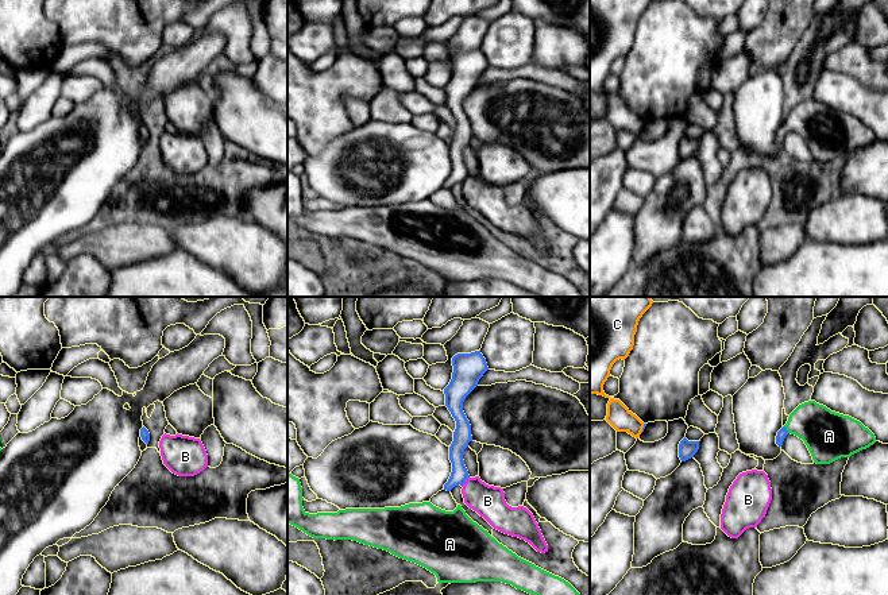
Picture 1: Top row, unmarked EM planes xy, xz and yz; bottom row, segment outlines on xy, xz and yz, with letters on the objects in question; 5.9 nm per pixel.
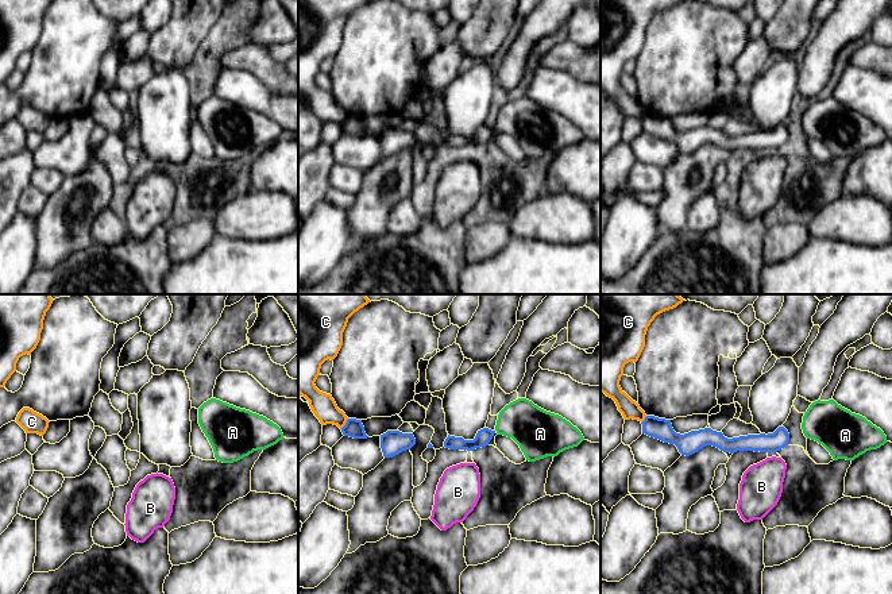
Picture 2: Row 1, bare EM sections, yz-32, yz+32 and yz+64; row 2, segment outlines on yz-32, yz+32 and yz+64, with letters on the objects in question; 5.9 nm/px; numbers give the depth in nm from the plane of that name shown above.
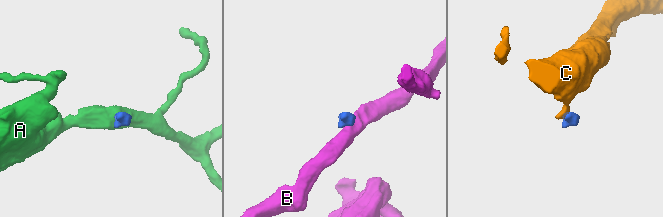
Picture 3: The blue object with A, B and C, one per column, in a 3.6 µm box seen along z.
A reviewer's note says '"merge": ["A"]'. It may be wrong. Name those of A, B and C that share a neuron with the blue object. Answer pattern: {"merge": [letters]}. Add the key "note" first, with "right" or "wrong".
{"note": "right", "merge": ["A"]}

